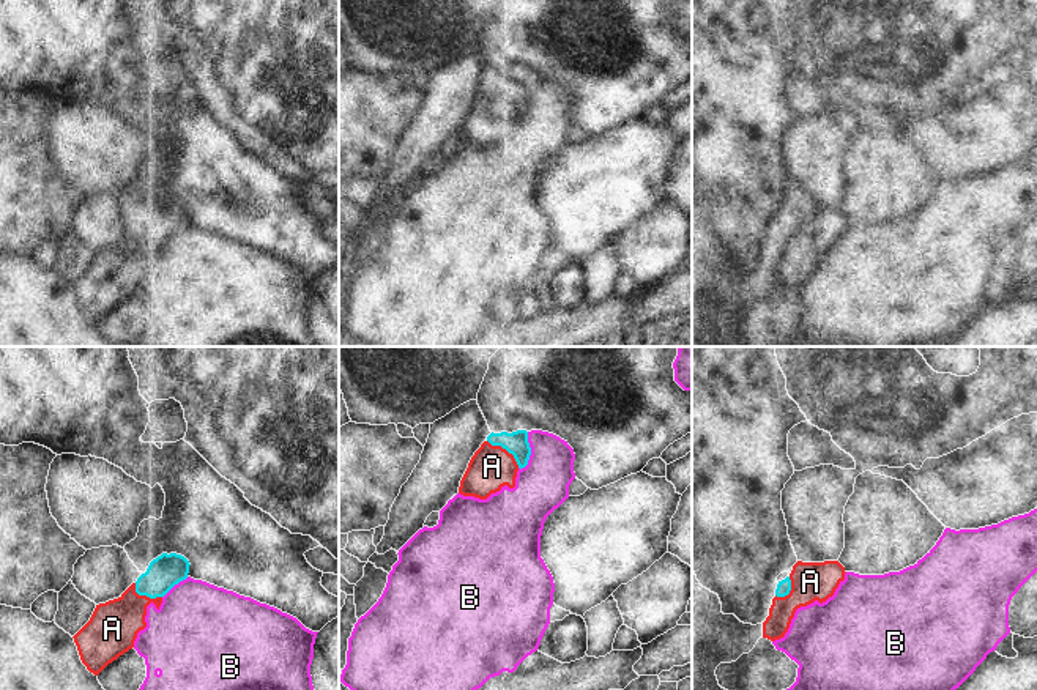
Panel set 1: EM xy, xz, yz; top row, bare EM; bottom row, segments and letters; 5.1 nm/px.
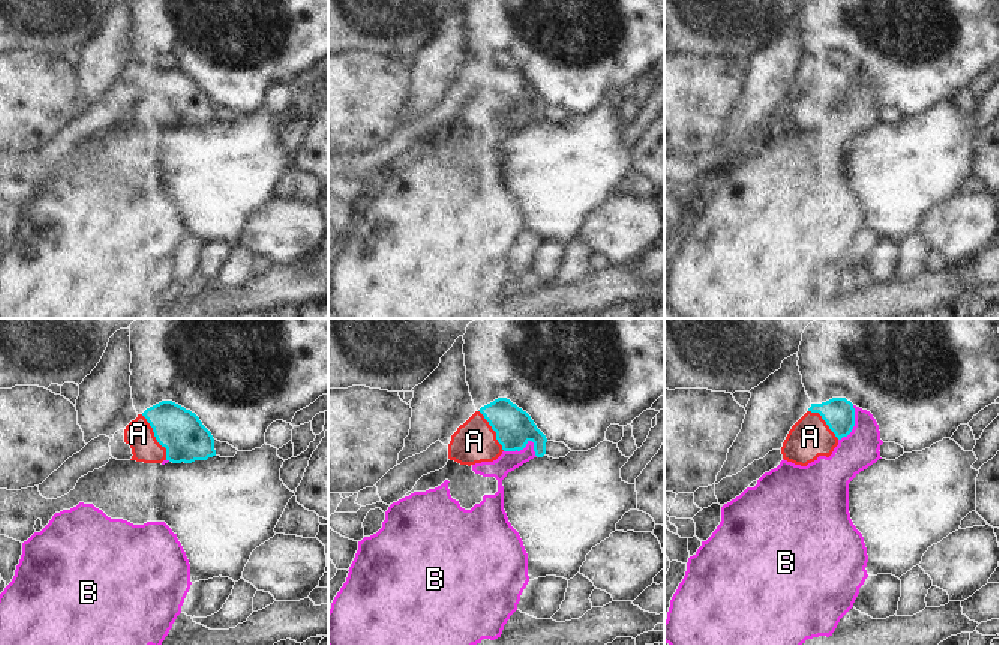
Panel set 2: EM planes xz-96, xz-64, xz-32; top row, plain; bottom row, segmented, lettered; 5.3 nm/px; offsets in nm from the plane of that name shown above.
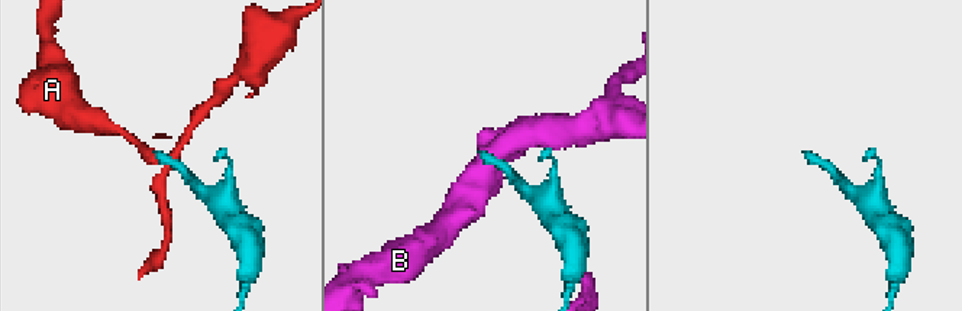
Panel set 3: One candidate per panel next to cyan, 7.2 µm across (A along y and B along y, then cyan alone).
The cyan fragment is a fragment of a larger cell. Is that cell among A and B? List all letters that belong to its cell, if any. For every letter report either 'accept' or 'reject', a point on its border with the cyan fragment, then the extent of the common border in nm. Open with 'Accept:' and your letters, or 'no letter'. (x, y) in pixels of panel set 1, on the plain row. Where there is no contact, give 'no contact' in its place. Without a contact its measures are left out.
Accept: A
A: accept; meets cyan in xz at (506, 96); contact 220 nm long
B: reject; meets cyan in xz at (530, 98); contact 200 nm long

